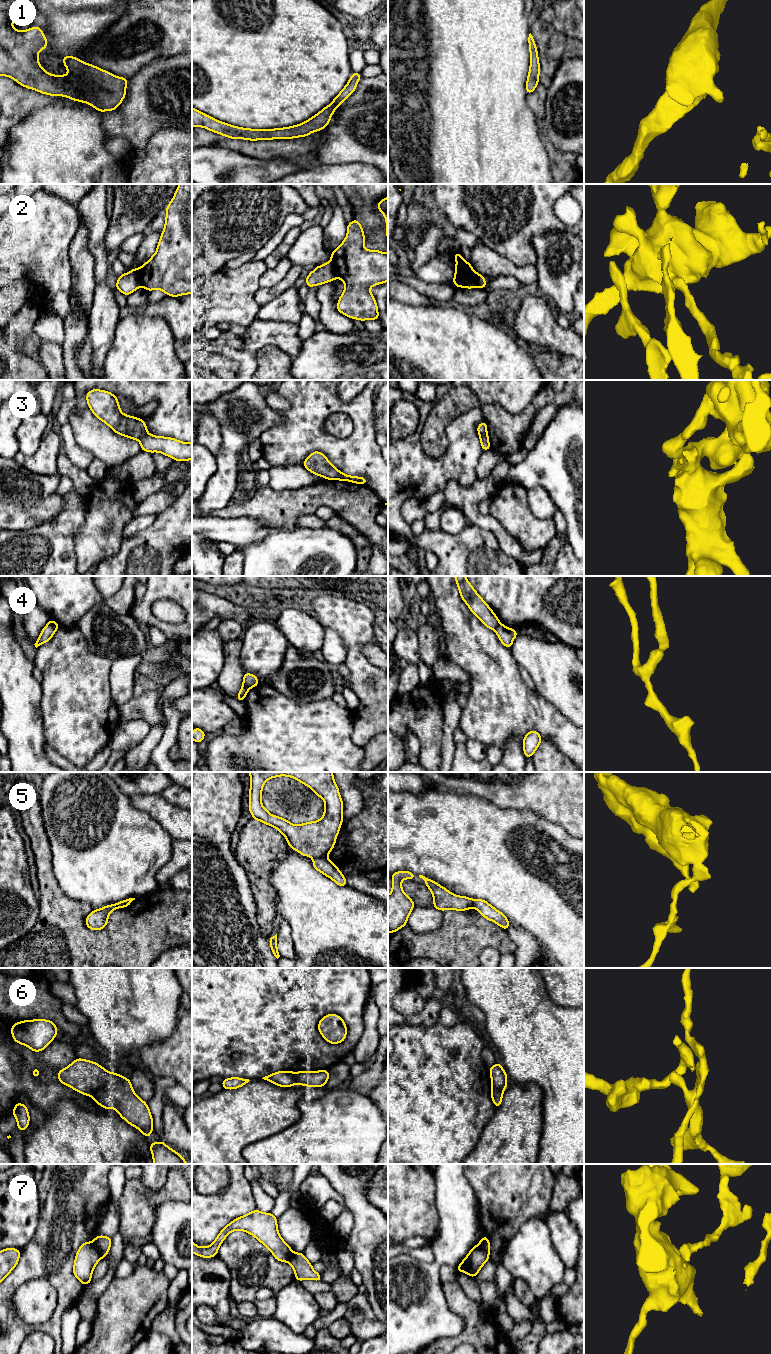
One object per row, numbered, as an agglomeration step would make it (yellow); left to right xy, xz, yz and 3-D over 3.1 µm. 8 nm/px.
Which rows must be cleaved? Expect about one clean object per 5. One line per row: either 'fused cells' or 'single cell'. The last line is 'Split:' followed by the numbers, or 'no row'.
1: single cell
2: fused cells
3: fused cells
4: fused cells
5: fused cells
6: fused cells
7: fused cells
Split: 2, 3, 4, 5, 6, 7

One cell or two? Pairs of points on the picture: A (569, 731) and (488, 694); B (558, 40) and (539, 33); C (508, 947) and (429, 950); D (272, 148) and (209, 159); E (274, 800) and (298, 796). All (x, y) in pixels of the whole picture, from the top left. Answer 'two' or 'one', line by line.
A: one
B: one
C: one
D: two
E: two

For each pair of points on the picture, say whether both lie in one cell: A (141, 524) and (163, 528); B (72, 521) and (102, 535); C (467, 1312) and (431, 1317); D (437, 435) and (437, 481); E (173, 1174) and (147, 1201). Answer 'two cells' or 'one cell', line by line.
A: two cells
B: two cells
C: two cells
D: two cells
E: one cell

